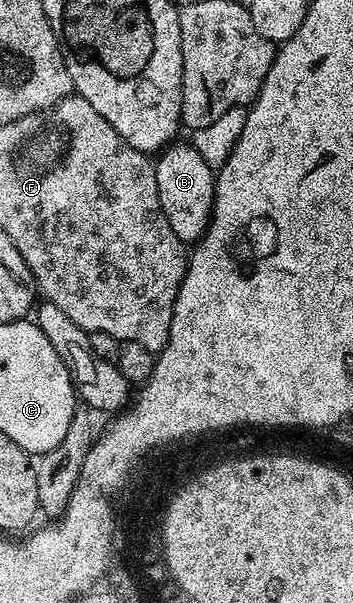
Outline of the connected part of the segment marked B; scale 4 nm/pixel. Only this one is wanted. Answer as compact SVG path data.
M171 142L157 153L154 160L156 194L160 194L160 206L164 210L164 218L168 218L168 226L172 226L172 234L190 246L202 239L210 224L216 172L208 162L204 162L204 158L200 158L200 150L196 150L193 143L178 143Z

